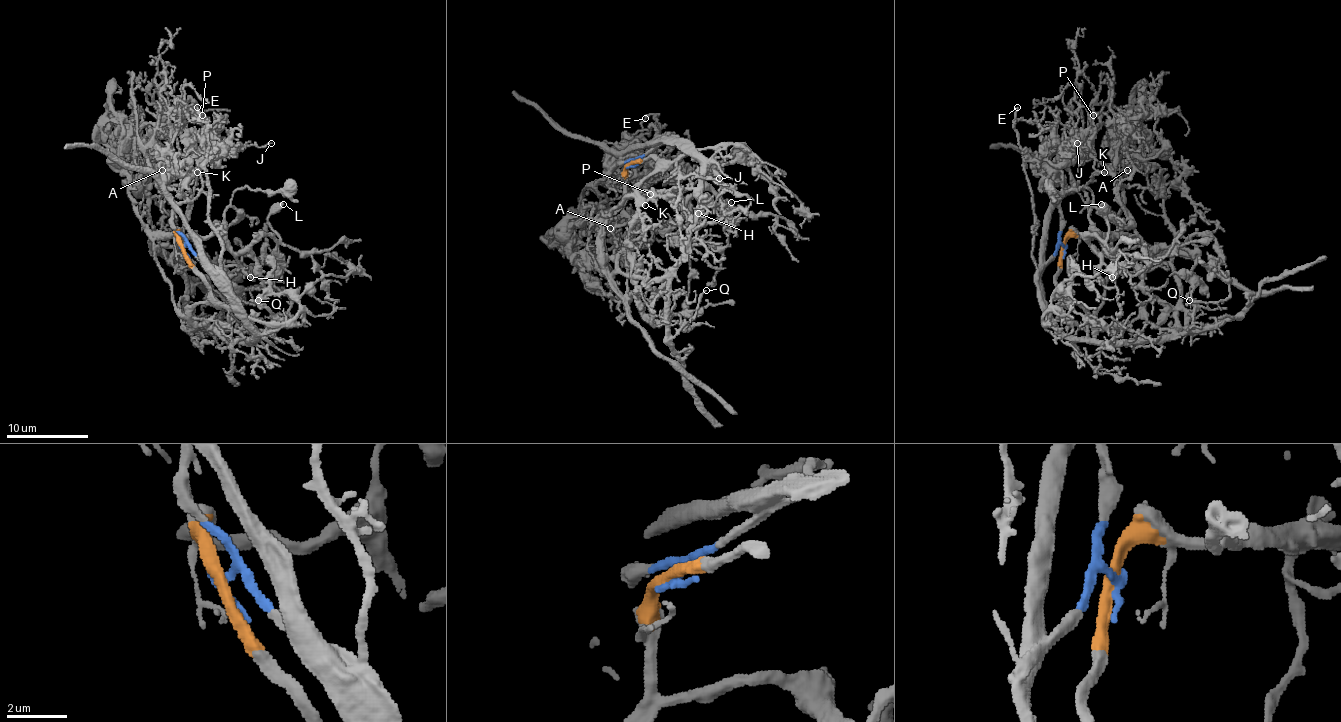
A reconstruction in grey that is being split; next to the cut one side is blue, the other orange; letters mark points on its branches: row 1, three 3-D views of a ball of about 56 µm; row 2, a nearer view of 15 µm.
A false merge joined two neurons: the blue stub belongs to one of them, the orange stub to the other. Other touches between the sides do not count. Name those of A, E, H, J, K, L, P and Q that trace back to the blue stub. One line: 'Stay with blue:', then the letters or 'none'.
Stay with blue: A, E, J, K, P

